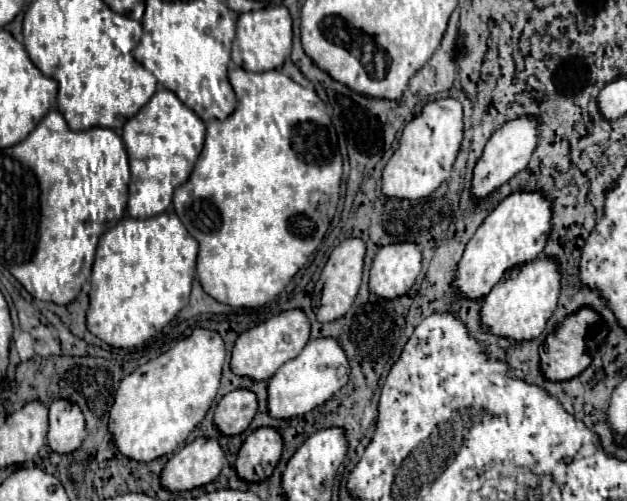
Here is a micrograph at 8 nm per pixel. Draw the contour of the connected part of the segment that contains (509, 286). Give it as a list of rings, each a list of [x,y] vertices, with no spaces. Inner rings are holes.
[[[537,258],[505,272],[501,282],[485,296],[481,306],[481,324],[495,336],[515,342],[535,340],[551,318],[559,296],[559,270],[549,258]]]

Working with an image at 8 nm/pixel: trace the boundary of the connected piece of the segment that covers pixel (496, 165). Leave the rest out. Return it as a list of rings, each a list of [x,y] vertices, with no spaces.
[[[517,118],[513,122],[503,124],[489,138],[481,158],[475,162],[473,182],[471,182],[471,198],[481,200],[481,198],[489,196],[493,190],[497,190],[501,184],[509,182],[509,178],[513,178],[517,172],[521,172],[527,166],[535,146],[537,146],[537,120],[535,118]]]

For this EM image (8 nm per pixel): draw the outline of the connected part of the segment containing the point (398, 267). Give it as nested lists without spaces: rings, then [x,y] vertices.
[[[415,244],[383,246],[369,270],[369,290],[377,298],[393,300],[403,296],[421,270],[421,250]]]

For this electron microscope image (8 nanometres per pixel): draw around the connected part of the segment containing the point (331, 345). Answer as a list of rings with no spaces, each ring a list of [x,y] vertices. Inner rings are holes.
[[[333,338],[311,340],[307,342],[307,346],[301,350],[297,358],[285,362],[269,380],[269,386],[267,386],[269,416],[277,420],[303,416],[313,408],[321,406],[323,402],[327,402],[339,388],[347,384],[347,378],[349,378],[349,364],[341,346],[337,346]]]

